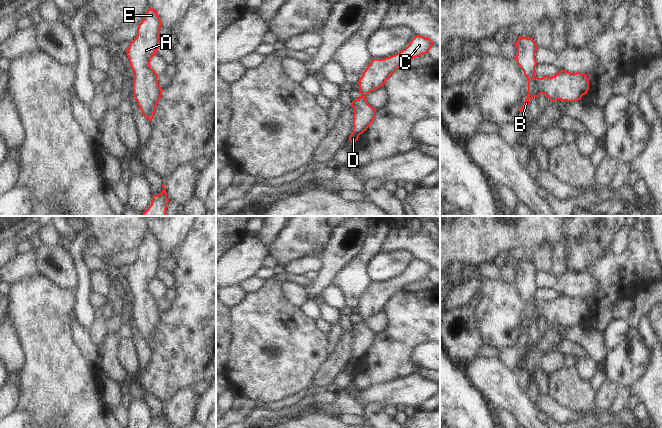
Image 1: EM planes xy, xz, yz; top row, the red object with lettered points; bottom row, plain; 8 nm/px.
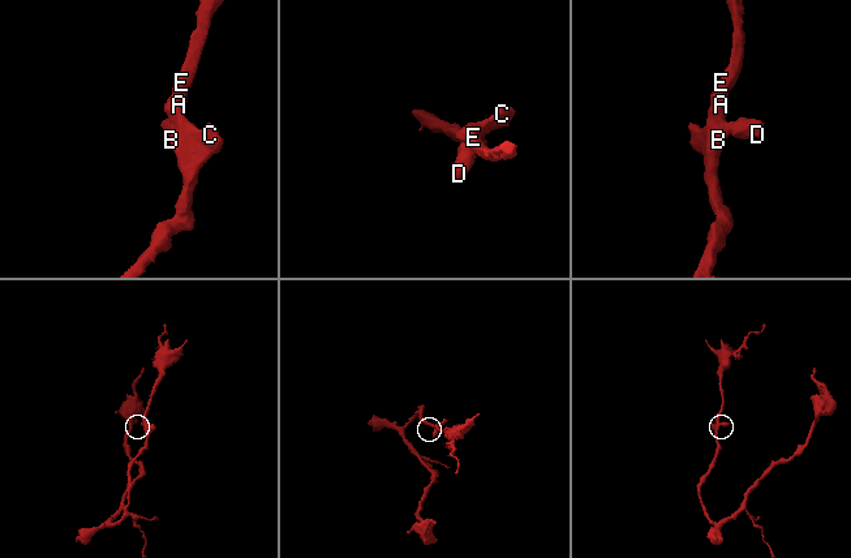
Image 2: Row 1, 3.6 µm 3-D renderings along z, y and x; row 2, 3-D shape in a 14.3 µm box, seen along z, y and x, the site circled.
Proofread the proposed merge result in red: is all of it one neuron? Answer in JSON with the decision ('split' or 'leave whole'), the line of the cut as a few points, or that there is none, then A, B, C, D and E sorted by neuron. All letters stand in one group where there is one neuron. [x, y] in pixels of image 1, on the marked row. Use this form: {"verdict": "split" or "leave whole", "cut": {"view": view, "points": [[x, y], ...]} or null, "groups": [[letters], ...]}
{"verdict": "leave whole", "cut": null, "groups": [["A", "B", "C", "D", "E"]]}

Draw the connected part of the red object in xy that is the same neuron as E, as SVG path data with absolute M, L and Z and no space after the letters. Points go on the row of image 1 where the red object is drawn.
M149 7L138 25L136 38L125 50L134 73L133 96L142 114L151 123L163 91L157 81L158 74L150 66L160 43L160 28L161 20L157 12Z

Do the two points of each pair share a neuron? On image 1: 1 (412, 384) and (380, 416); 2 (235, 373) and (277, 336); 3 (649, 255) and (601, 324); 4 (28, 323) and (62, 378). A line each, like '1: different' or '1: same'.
1: different
2: same
3: same
4: same

